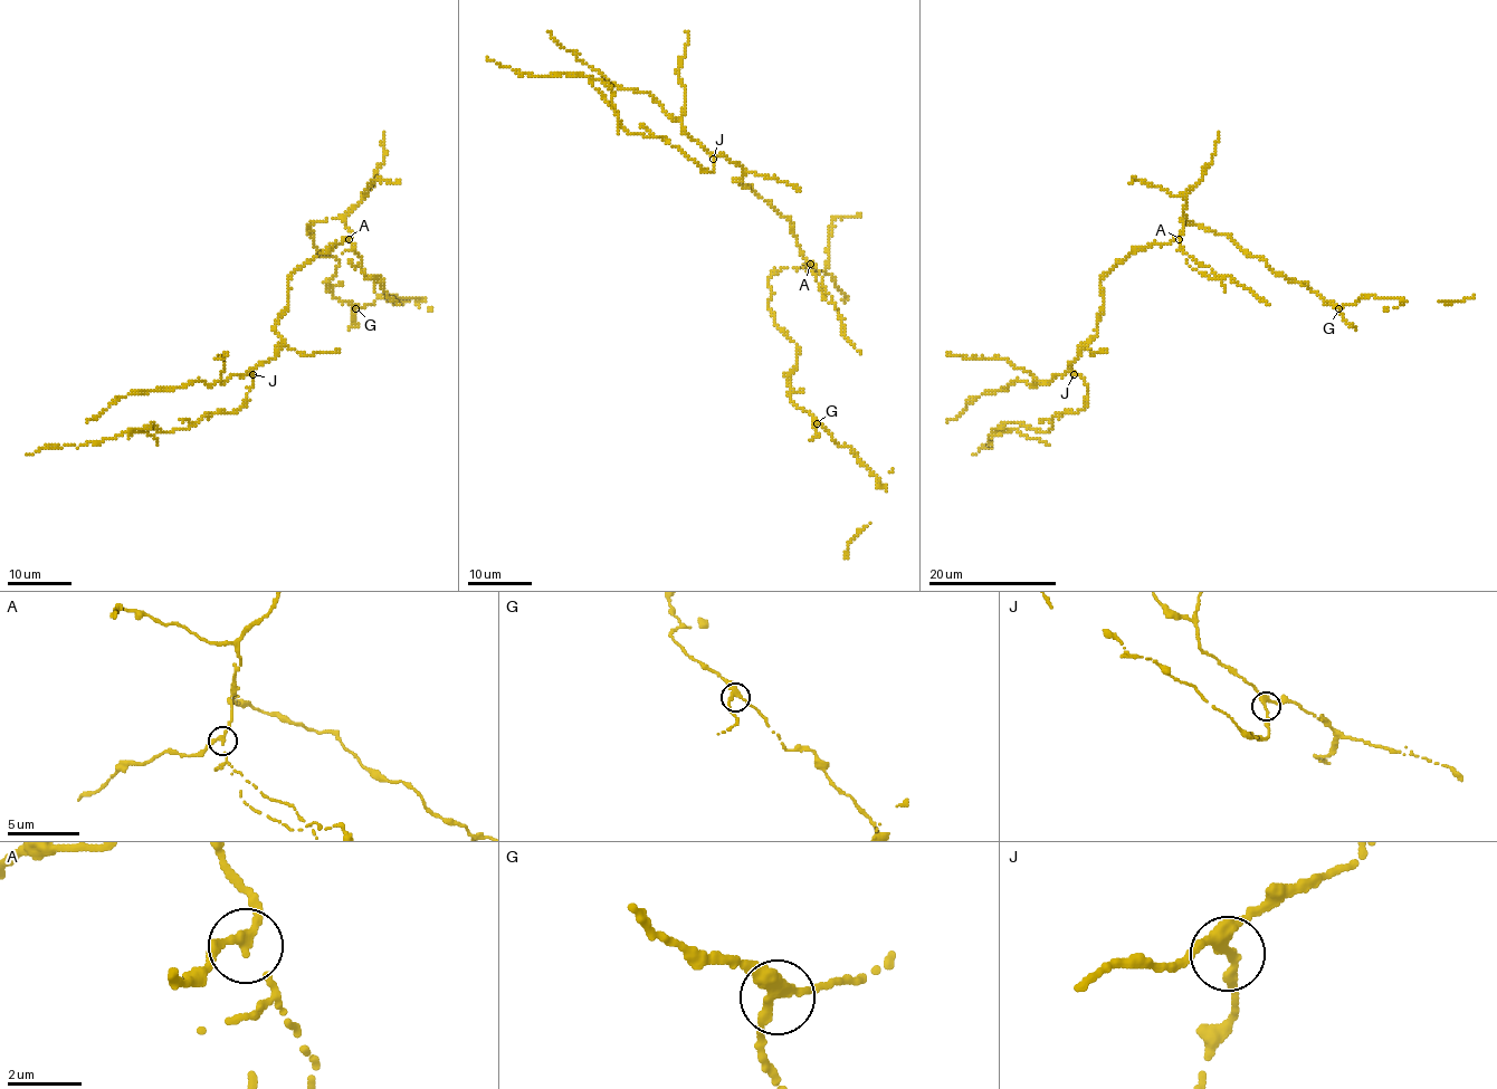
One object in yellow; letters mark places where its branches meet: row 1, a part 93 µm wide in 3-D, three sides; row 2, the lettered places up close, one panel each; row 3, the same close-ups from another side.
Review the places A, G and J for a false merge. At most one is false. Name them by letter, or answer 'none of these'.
A

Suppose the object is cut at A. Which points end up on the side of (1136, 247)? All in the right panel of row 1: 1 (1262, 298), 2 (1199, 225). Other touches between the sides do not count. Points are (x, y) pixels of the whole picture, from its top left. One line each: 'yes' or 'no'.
1: no
2: yes

